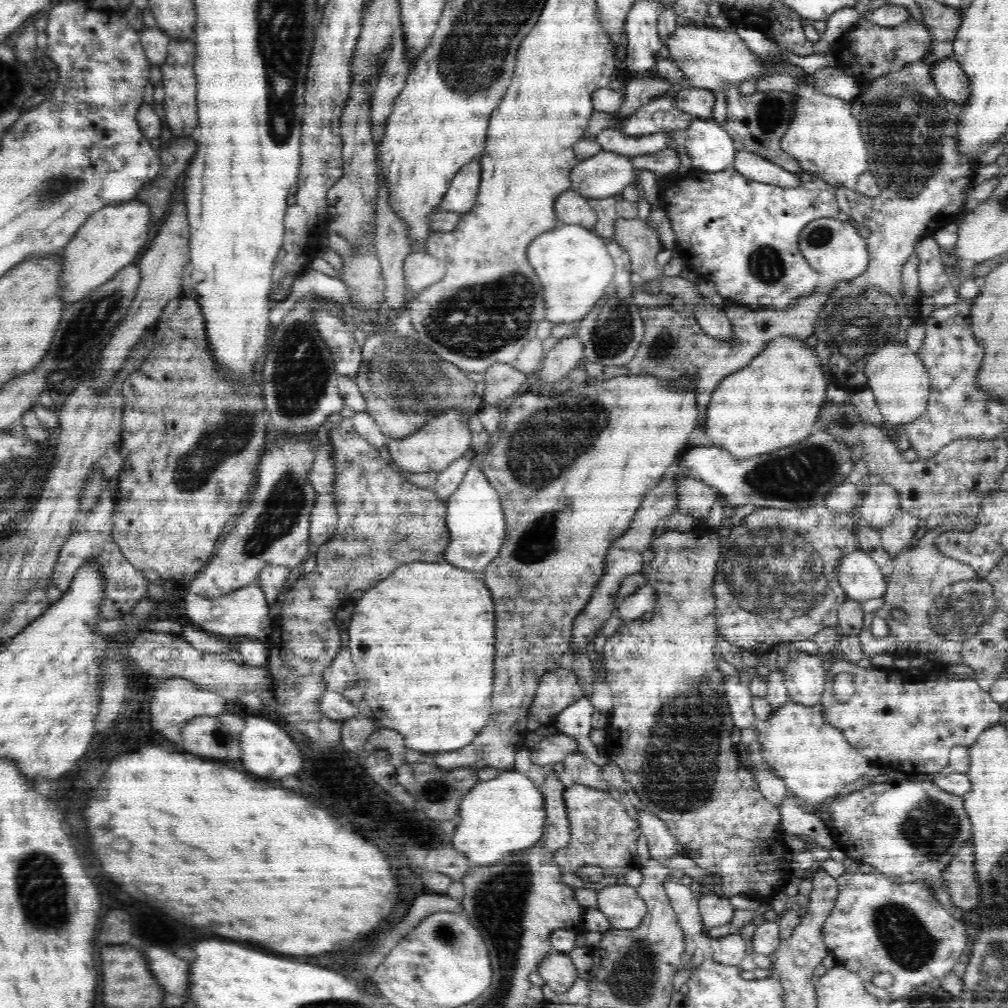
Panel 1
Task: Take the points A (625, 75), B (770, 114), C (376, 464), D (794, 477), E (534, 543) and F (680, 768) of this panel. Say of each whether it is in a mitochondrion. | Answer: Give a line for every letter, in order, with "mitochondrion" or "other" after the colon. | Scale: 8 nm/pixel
A: other
B: mitochondrion
C: other
D: mitochondrion
E: mitochondrion
F: mitochondrion

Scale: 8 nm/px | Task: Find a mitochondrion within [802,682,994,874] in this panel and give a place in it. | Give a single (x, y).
(932, 826)

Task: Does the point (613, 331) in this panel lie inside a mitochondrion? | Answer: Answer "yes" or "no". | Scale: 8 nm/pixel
yes

